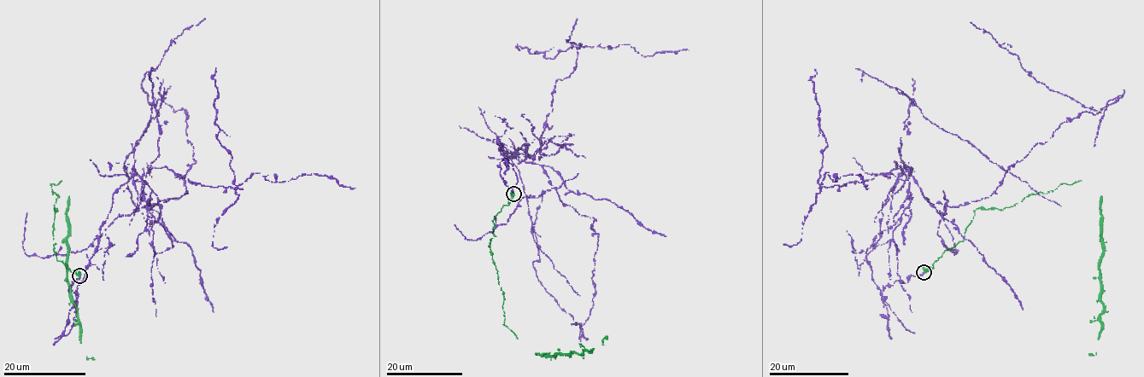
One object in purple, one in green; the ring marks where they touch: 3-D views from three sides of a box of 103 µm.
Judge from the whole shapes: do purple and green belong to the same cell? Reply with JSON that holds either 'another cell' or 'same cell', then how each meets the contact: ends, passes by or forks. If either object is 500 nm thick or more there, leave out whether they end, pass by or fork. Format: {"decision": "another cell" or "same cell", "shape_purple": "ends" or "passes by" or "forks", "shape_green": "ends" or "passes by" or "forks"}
{"decision": "another cell"}

